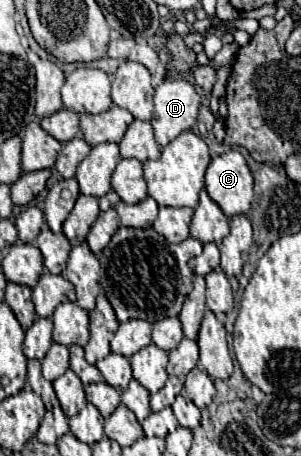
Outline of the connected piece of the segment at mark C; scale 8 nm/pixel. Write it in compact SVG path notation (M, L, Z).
M231 150L211 160L205 172L205 190L221 202L221 210L229 214L247 214L253 200L253 176L241 152Z

